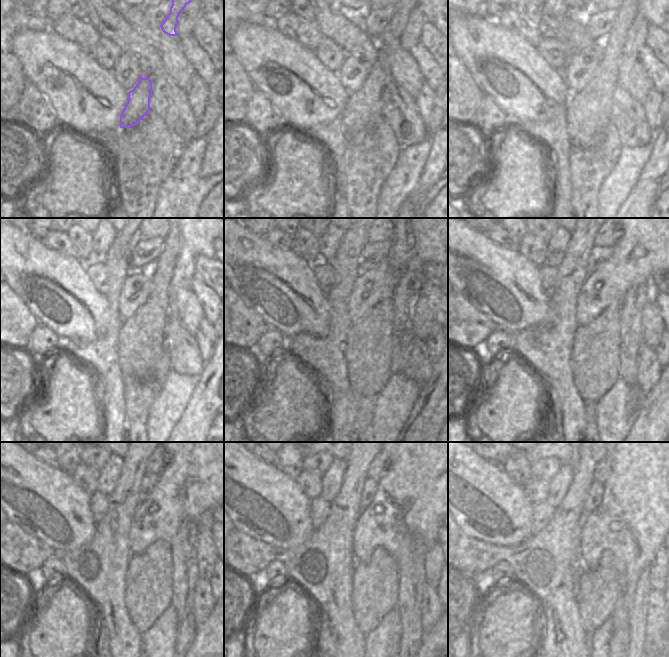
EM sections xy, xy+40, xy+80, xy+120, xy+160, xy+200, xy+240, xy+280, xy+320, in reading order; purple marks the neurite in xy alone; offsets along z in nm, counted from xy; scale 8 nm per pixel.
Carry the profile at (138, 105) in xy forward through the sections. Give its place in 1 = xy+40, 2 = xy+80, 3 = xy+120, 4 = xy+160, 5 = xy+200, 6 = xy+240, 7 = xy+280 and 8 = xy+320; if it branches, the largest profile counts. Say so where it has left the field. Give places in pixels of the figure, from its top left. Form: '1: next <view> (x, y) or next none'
1: next xy+40 (363, 107)
2: next xy+80 (588, 112)
3: next xy+120 (141, 339)
4: next xy+160 (369, 342)
5: next xy+200 (595, 358)
6: next xy+240 (148, 593)
7: next xy+280 (374, 583)
8: next xy+320 (597, 591)

